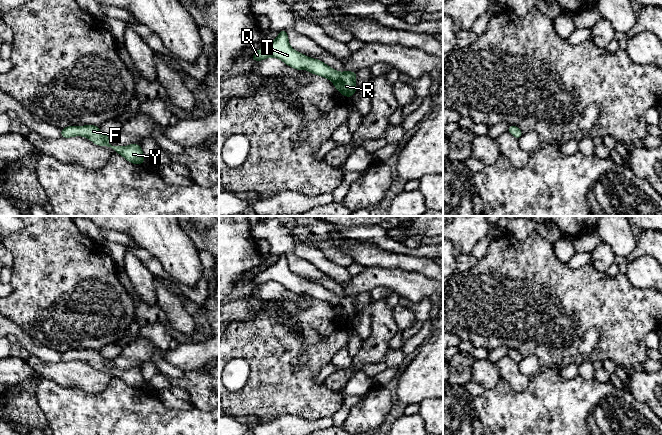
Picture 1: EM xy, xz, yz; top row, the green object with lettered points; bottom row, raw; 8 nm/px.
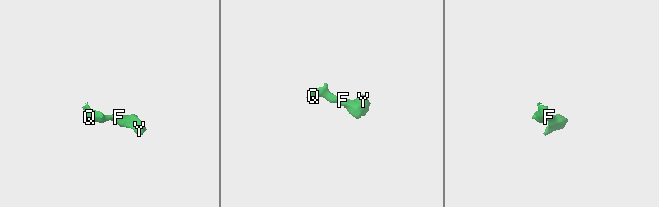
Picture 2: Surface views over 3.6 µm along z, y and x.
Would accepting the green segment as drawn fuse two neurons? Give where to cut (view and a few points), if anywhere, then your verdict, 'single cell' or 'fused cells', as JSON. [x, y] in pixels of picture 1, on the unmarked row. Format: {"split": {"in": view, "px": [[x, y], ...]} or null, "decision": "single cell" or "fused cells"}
{"split": null, "decision": "single cell"}

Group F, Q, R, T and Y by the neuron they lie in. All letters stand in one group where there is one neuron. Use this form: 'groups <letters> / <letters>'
groups F Q R T Y

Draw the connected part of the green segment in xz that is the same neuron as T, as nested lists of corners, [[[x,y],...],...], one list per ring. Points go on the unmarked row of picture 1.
[[[286,254],[279,255],[278,261],[267,267],[264,271],[257,274],[252,285],[261,285],[268,281],[279,282],[287,290],[296,294],[307,294],[314,299],[319,299],[331,304],[334,311],[344,320],[351,322],[357,315],[356,312],[356,296],[345,295],[338,296],[321,284],[309,282],[294,274],[288,265]]]

